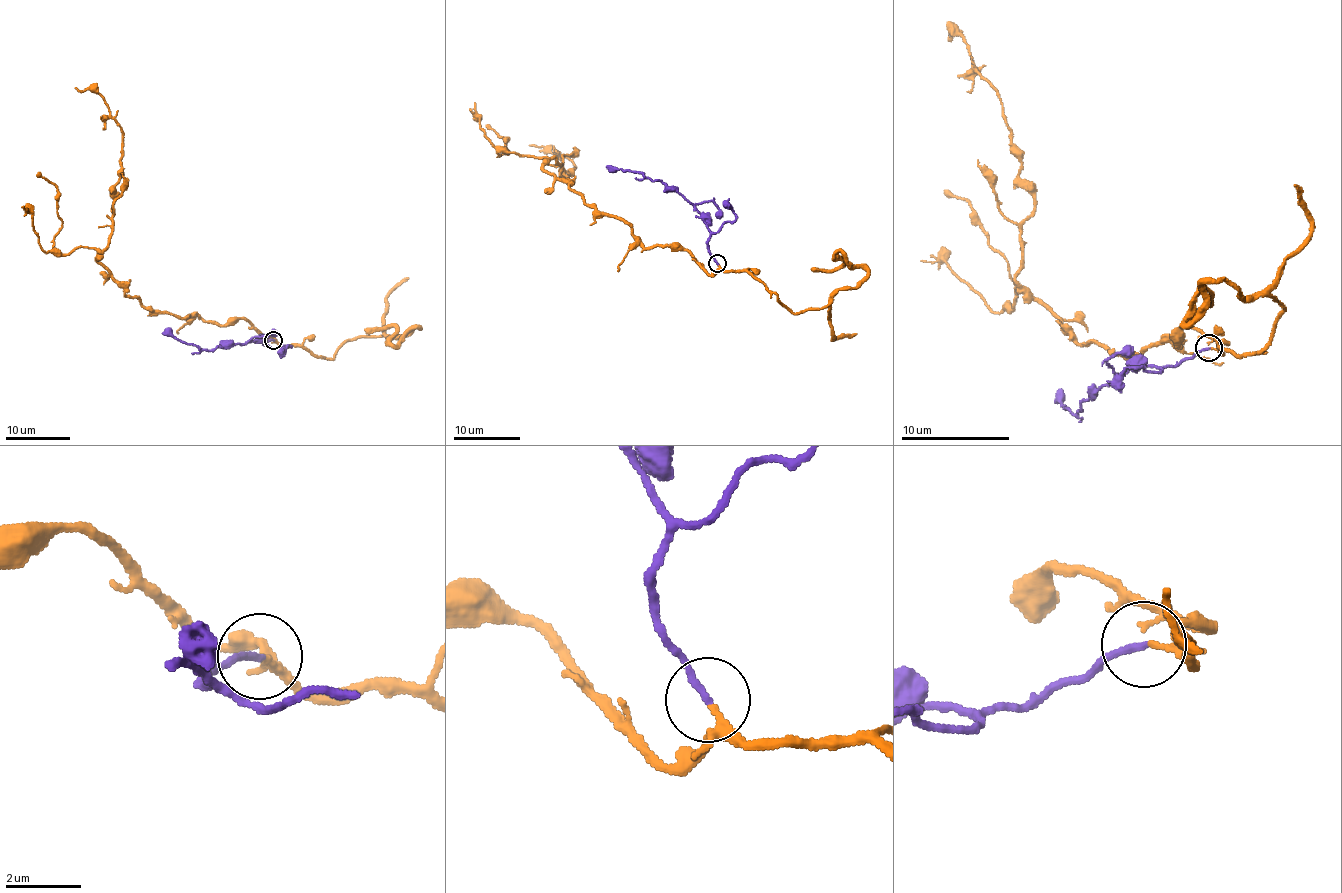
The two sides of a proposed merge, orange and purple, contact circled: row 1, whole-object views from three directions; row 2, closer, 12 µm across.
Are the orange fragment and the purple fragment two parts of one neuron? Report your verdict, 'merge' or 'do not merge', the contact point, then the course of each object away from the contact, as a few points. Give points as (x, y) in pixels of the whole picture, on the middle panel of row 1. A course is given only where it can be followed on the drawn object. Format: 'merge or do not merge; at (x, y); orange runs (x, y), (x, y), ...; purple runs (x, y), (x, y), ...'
merge; at (717, 263); orange runs (717, 264), (709, 274), (685, 250), (642, 246), (543, 168), (555, 156), (570, 174), (567, 158), (529, 146); purple runs (717, 264), (709, 251), (707, 241), (710, 231), (706, 218), (690, 203), (641, 173), (606, 165)

